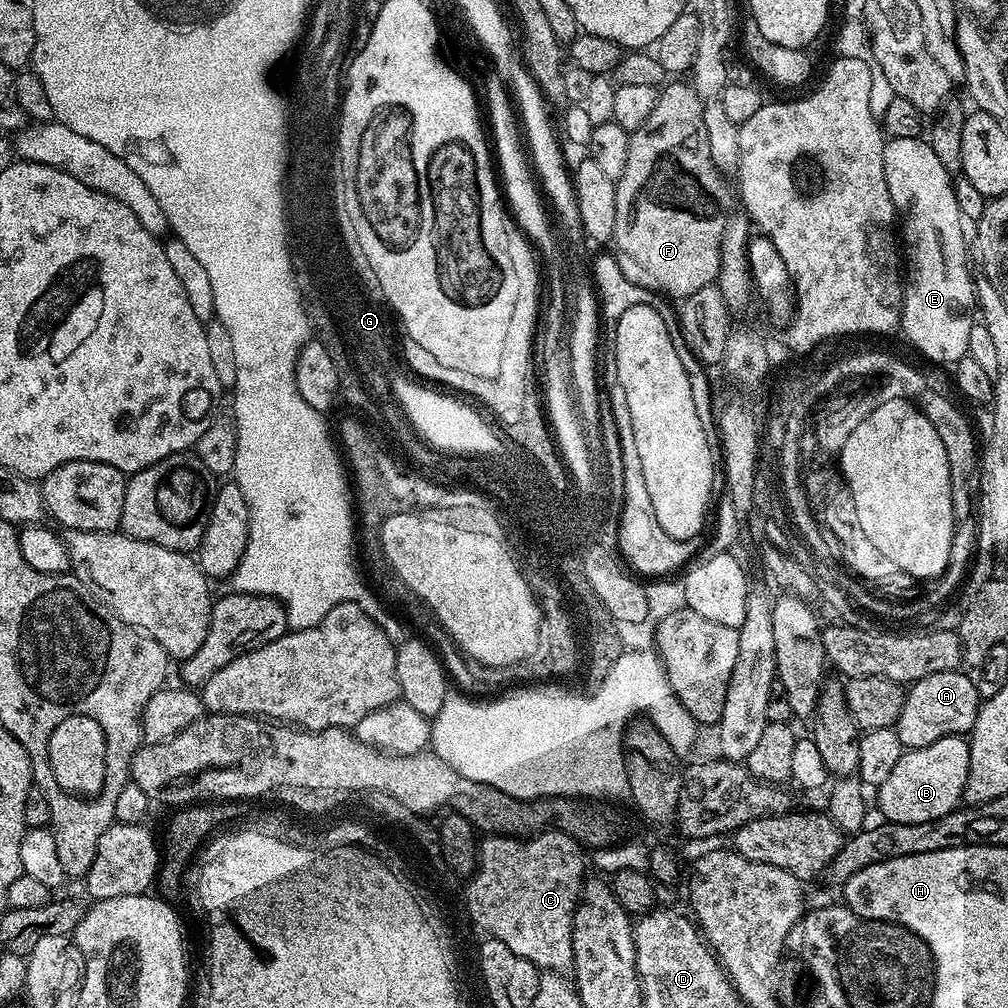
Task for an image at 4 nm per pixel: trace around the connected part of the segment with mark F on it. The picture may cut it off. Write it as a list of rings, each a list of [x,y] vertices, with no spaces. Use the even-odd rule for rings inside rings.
[[[665,83],[659,89],[656,101],[654,102],[654,110],[650,110],[650,118],[646,118],[646,122],[642,124],[638,131],[629,135],[630,154],[626,154],[626,170],[622,170],[622,174],[616,181],[616,222],[614,224],[614,234],[612,240],[616,249],[614,255],[618,266],[622,270],[622,274],[626,274],[626,278],[630,278],[630,282],[634,282],[638,286],[642,286],[646,290],[657,293],[665,298],[683,298],[694,294],[694,290],[702,290],[702,286],[717,283],[720,275],[720,251],[722,250],[722,238],[724,231],[728,225],[730,217],[733,215],[732,198],[734,202],[734,188],[727,184],[725,173],[718,170],[718,166],[714,166],[714,158],[710,156],[710,142],[706,138],[706,122],[704,121],[705,101],[692,88],[691,83],[684,84]]]

